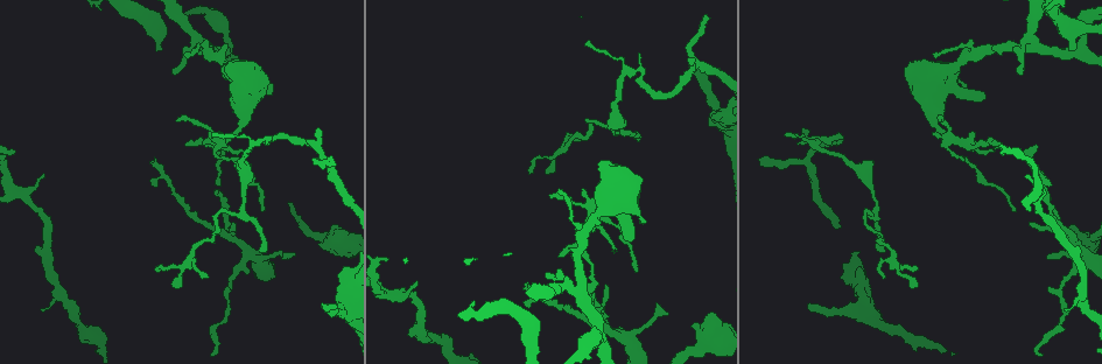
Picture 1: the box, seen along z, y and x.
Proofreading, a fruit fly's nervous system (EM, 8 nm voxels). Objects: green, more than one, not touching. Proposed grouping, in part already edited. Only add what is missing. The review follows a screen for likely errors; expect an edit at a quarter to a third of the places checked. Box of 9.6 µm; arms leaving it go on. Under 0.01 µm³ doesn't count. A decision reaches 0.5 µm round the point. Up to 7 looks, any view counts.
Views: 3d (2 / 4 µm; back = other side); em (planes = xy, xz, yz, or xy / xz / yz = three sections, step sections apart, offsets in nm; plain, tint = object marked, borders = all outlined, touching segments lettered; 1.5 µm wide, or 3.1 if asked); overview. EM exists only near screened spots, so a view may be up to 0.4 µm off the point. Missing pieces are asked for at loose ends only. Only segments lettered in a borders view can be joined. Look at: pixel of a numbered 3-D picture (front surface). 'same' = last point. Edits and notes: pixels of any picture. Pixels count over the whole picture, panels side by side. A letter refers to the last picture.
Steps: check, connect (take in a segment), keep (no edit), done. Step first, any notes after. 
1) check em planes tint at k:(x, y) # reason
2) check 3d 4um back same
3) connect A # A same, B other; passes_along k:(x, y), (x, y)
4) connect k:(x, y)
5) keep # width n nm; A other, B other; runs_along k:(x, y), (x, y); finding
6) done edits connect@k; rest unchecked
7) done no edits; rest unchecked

check em planes plain at 1:(1070, 49) # an open end

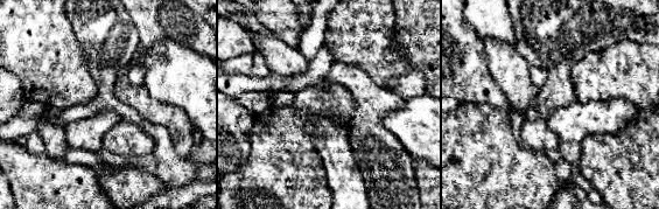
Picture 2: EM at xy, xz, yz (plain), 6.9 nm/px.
check em planes borders same

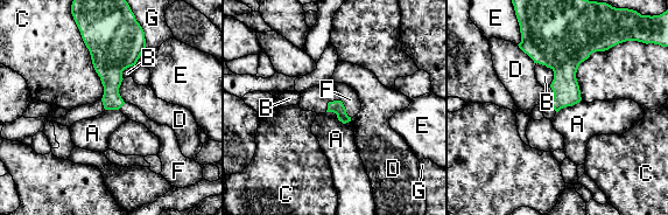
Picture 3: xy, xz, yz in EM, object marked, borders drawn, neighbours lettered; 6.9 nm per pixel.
connect 3:(350, 99) # longest_contact C 420 nm; A other, B other, C other, D other, E other, F same, G other; the cell continues

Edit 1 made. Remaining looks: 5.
check overview # see it whole again

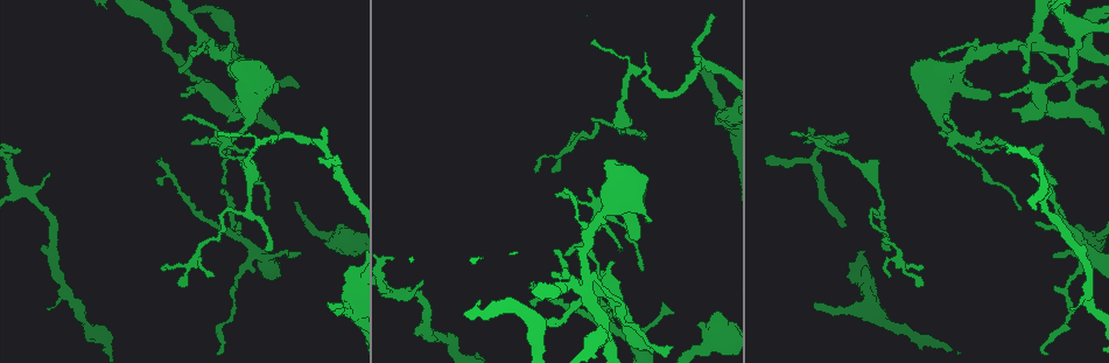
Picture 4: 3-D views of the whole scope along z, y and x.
check em 3.1um planes borders at 4:(617, 250) # thin end

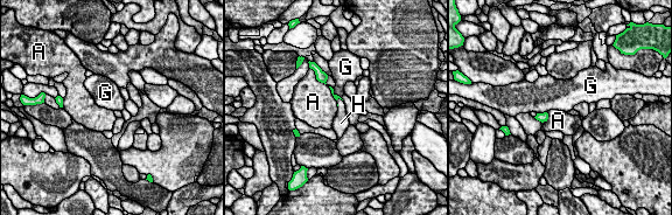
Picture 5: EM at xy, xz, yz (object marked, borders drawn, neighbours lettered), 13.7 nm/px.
keep # A other, G other, H other; border 5:(331, 88), (341, 98); none of them fits

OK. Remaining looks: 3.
check 3d 4um back at 4:(646, 222) # branch stops here

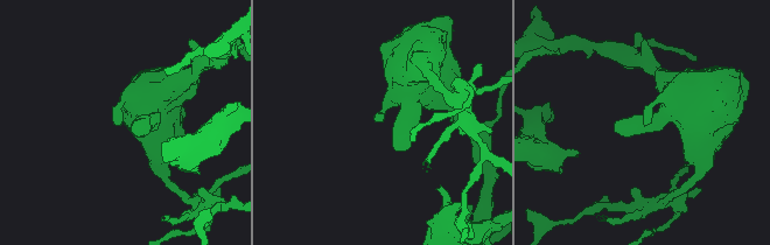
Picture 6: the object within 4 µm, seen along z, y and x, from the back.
check em planes borders at 6:(120, 122)

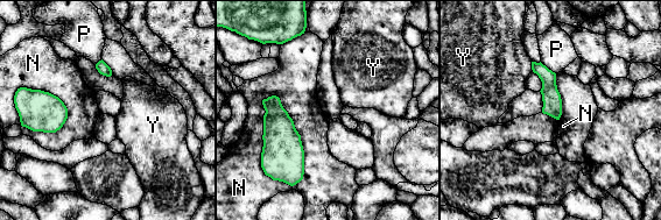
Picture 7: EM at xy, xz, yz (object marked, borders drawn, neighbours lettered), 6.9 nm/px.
keep # N other, P other, Y other; no lettered segment goes on from it

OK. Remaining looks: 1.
done edits connect@3; rest unchecked

